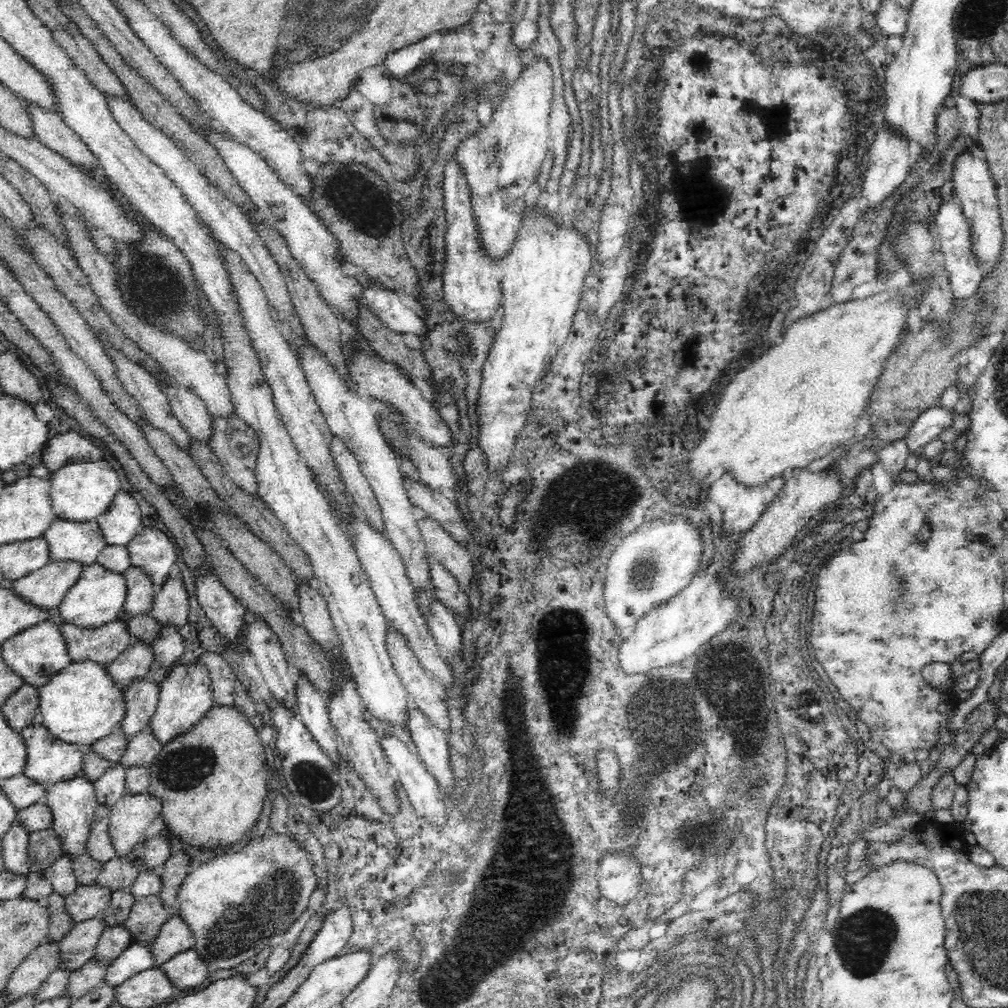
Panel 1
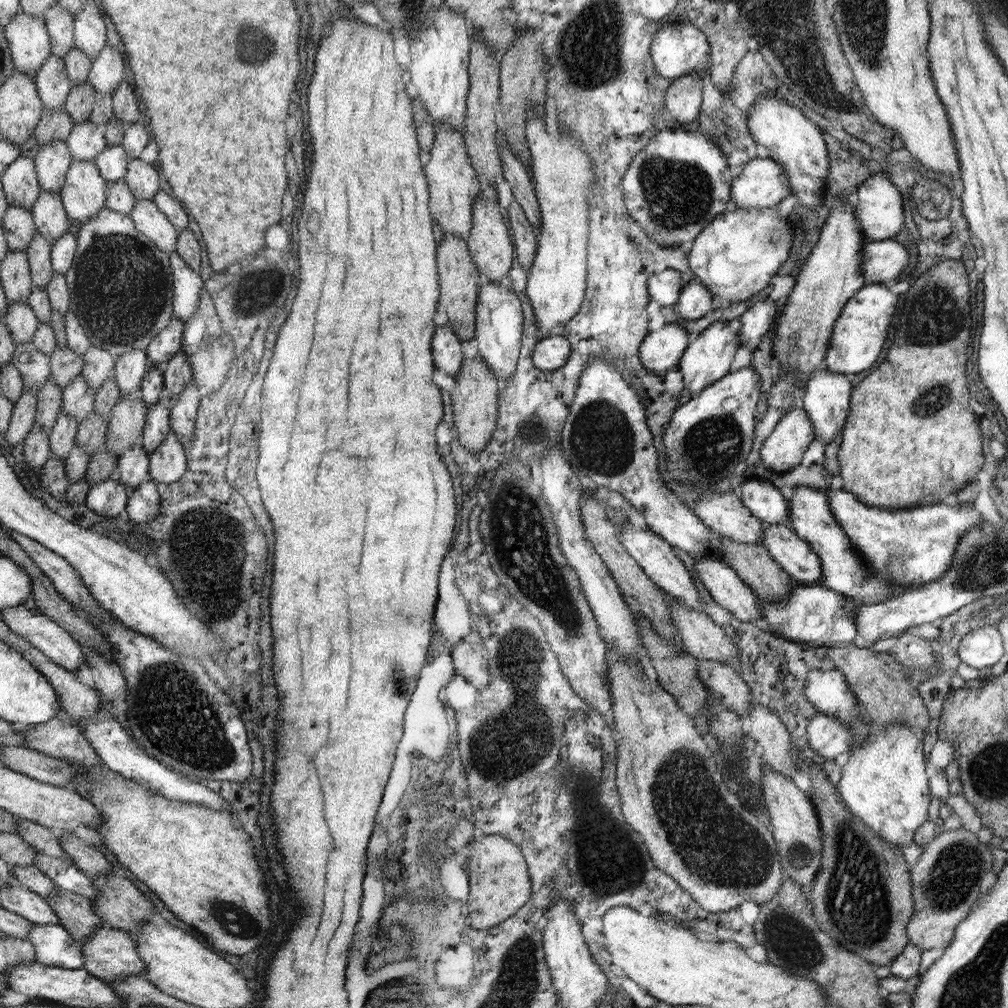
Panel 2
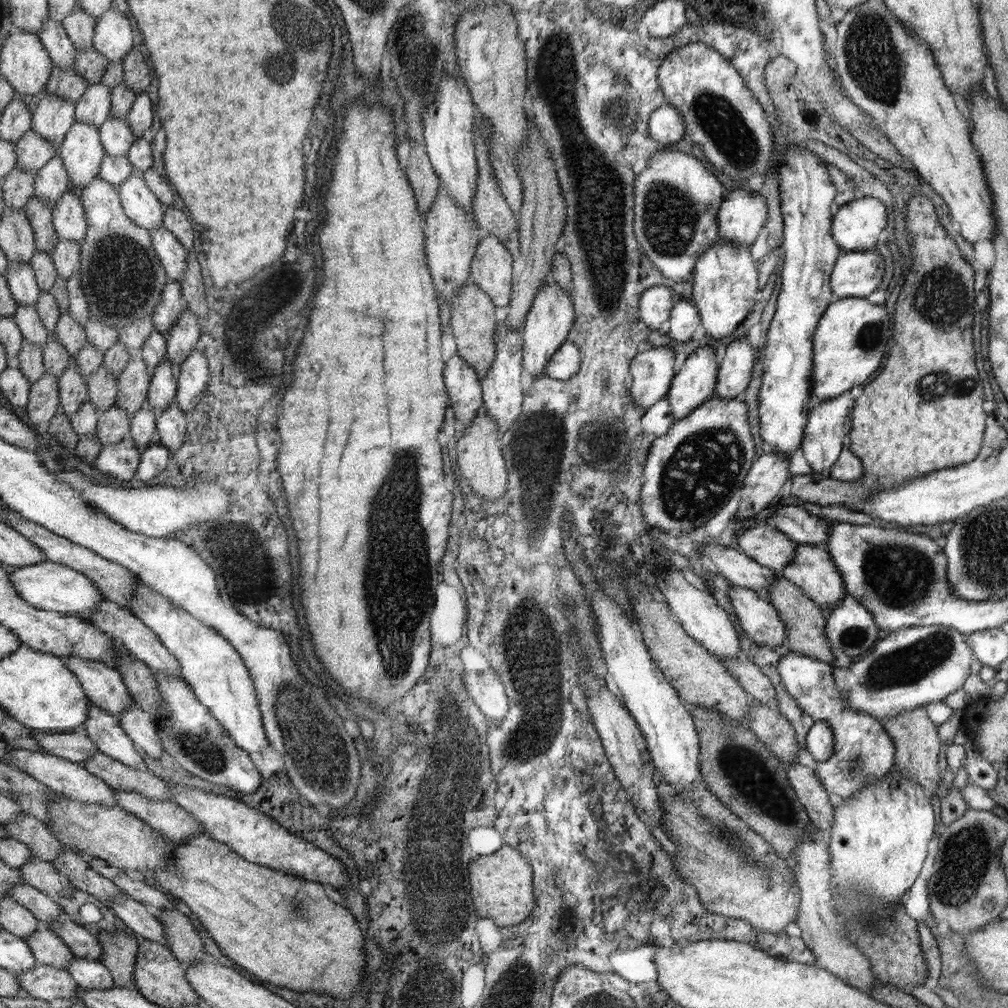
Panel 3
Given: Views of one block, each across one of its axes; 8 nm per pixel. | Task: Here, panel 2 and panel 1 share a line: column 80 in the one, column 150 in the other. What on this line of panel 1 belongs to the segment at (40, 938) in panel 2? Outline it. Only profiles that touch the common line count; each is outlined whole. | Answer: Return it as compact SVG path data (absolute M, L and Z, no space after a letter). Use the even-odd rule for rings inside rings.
M153 941L149 944L131 943L107 966L103 982L117 987L135 974L151 969L154 966L152 945Z

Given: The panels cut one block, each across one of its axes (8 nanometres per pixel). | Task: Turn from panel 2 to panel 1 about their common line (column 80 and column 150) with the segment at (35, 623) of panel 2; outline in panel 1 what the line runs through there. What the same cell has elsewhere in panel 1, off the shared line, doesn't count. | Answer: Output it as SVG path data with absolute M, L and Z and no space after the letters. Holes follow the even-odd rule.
M138 639L134 640L132 646L124 650L106 669L124 689L132 682L144 678L153 661L153 644Z

